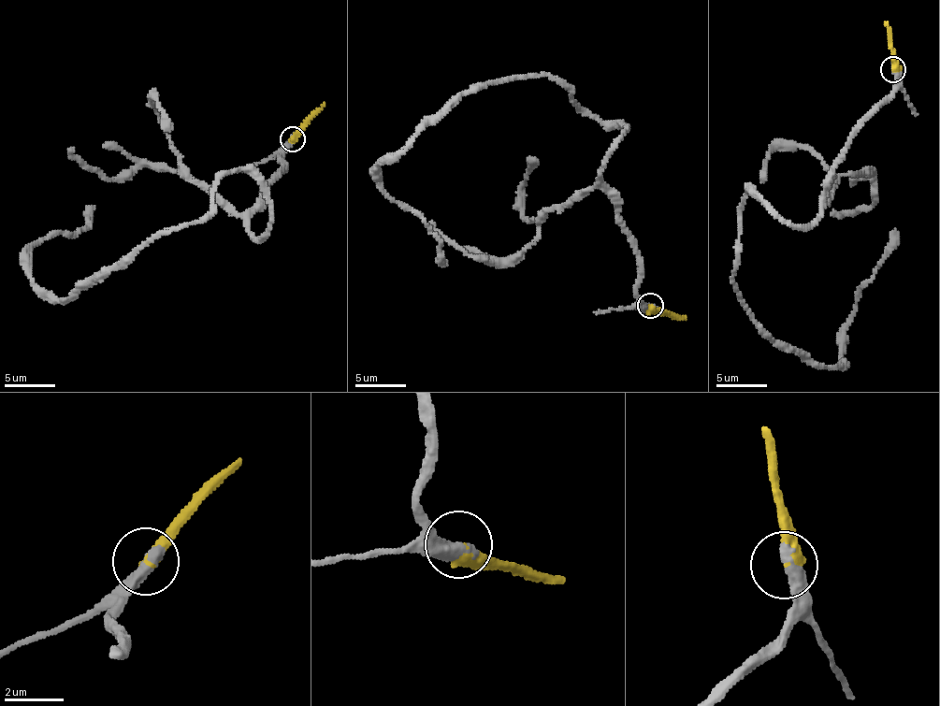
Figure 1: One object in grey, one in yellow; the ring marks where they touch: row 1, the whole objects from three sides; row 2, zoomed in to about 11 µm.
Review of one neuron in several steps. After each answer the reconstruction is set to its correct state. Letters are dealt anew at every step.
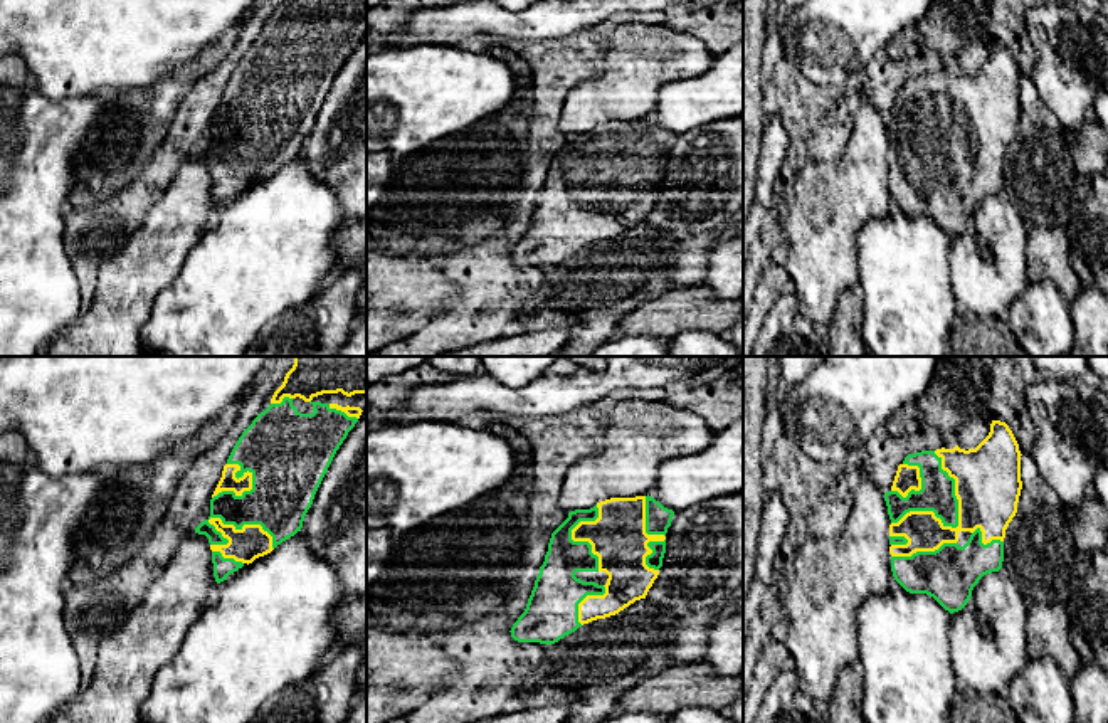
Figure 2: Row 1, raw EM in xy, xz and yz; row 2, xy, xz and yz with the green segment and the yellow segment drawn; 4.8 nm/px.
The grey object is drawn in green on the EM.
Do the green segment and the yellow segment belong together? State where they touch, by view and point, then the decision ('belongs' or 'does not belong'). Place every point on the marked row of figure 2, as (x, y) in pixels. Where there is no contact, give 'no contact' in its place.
meets green in yz at (957, 522); belongs

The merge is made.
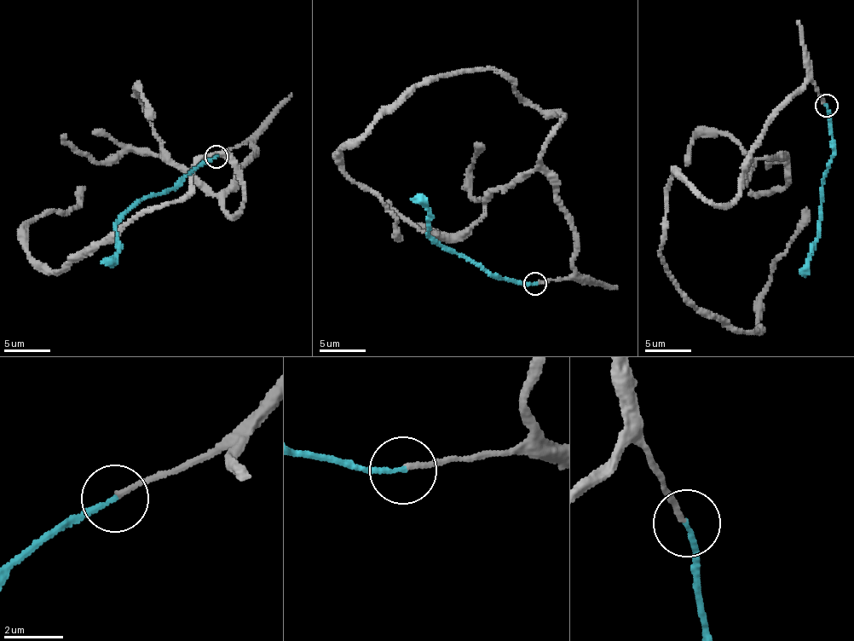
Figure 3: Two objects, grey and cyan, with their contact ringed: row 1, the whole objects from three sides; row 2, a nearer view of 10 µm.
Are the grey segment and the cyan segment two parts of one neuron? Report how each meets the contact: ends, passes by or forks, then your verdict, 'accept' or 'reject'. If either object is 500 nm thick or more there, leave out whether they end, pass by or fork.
grey ends; cyan ends; accept

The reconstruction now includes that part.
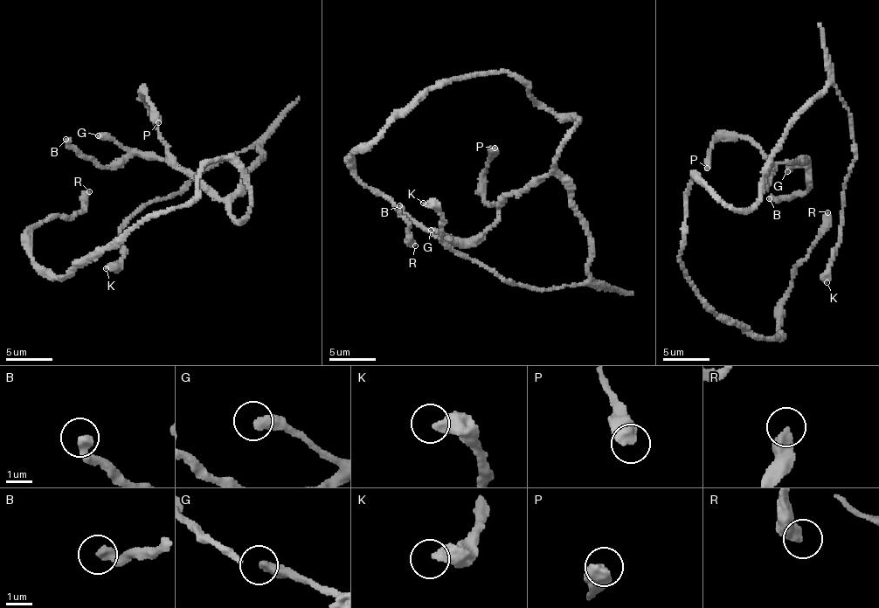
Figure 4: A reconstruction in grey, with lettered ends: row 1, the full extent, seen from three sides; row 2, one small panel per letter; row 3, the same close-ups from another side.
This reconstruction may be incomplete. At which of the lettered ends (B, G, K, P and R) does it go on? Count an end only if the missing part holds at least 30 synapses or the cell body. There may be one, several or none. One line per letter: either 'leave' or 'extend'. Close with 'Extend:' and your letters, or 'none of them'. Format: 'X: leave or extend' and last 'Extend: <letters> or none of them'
B: leave
G: leave
K: leave
P: leave
R: leave
Extend: none of them

